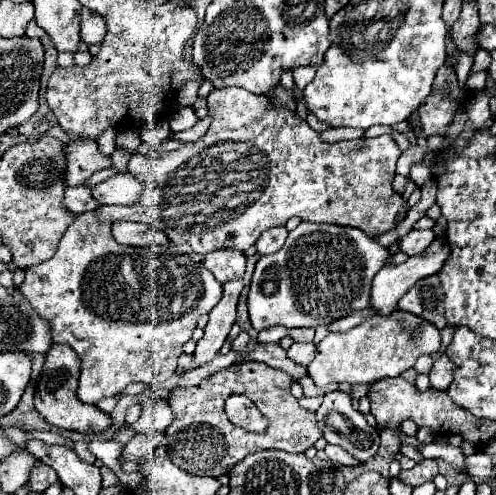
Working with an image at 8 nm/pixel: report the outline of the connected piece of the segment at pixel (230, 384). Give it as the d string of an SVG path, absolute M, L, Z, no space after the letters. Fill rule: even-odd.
M243 362L219 370L217 374L205 378L199 386L173 390L169 406L175 414L175 420L165 432L169 458L175 466L189 474L217 478L221 474L229 474L229 470L241 462L241 458L257 450L277 448L285 452L305 452L323 434L319 434L319 428L315 426L315 412L303 410L297 398L291 396L291 384L293 378L289 378L289 374L283 370L263 366L261 362ZM231 394L249 396L269 418L269 428L263 434L251 434L229 422L223 406Z

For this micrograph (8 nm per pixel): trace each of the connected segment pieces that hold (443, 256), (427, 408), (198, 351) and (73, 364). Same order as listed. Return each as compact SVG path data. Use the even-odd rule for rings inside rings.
M437 236L427 250L421 256L413 256L409 258L405 264L399 266L383 266L383 270L379 270L379 274L375 274L373 278L373 286L371 286L371 308L381 314L381 316L389 316L393 310L397 310L397 302L403 298L403 294L407 294L407 290L421 278L437 274L441 270L441 266L445 264L445 260L449 258L449 246L447 240L443 236Z
M401 376L385 378L375 384L369 384L367 398L371 402L371 414L375 416L377 424L383 428L397 428L403 420L411 418L419 428L429 426L437 434L452 434L457 426L473 426L477 420L468 410L455 406L447 392L437 392L437 390L417 392L417 388L407 380L403 380Z
M227 282L223 284L223 298L221 302L209 312L209 324L205 326L203 340L197 342L193 360L197 366L203 366L205 362L213 360L213 356L221 350L231 326L235 324L235 312L237 312L237 300L243 290L243 282Z
M53 344L45 354L45 366L37 380L35 388L35 408L37 412L53 426L61 430L75 430L75 432L101 432L111 424L111 416L99 410L93 404L83 404L77 398L77 382L79 382L81 362L67 344Z

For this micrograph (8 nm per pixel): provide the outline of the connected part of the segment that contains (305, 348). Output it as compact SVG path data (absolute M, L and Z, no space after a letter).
M295 342L289 350L287 350L287 356L295 362L295 364L301 364L301 366L307 366L313 362L313 356L315 356L315 344L313 342Z

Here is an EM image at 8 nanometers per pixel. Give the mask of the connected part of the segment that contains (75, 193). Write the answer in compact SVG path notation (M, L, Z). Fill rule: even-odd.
M75 186L75 188L67 188L65 190L63 208L69 210L69 212L73 212L73 214L81 214L81 212L99 208L99 204L95 202L95 198L91 198L91 188L87 188L87 186Z

